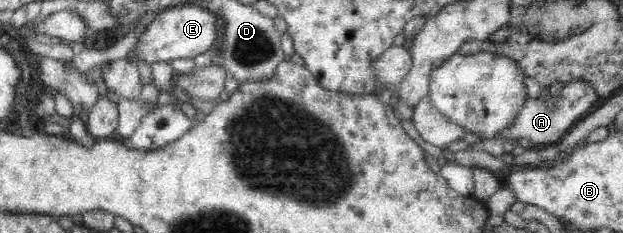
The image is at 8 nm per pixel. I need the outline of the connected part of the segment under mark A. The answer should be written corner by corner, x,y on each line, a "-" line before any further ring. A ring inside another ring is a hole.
571,79
566,83
555,81
542,87
538,98
525,99
523,108
515,117
514,123
505,130
506,137
527,140
531,144
531,149
541,149
559,143
571,126
589,114
603,100
598,96
593,85
583,79

